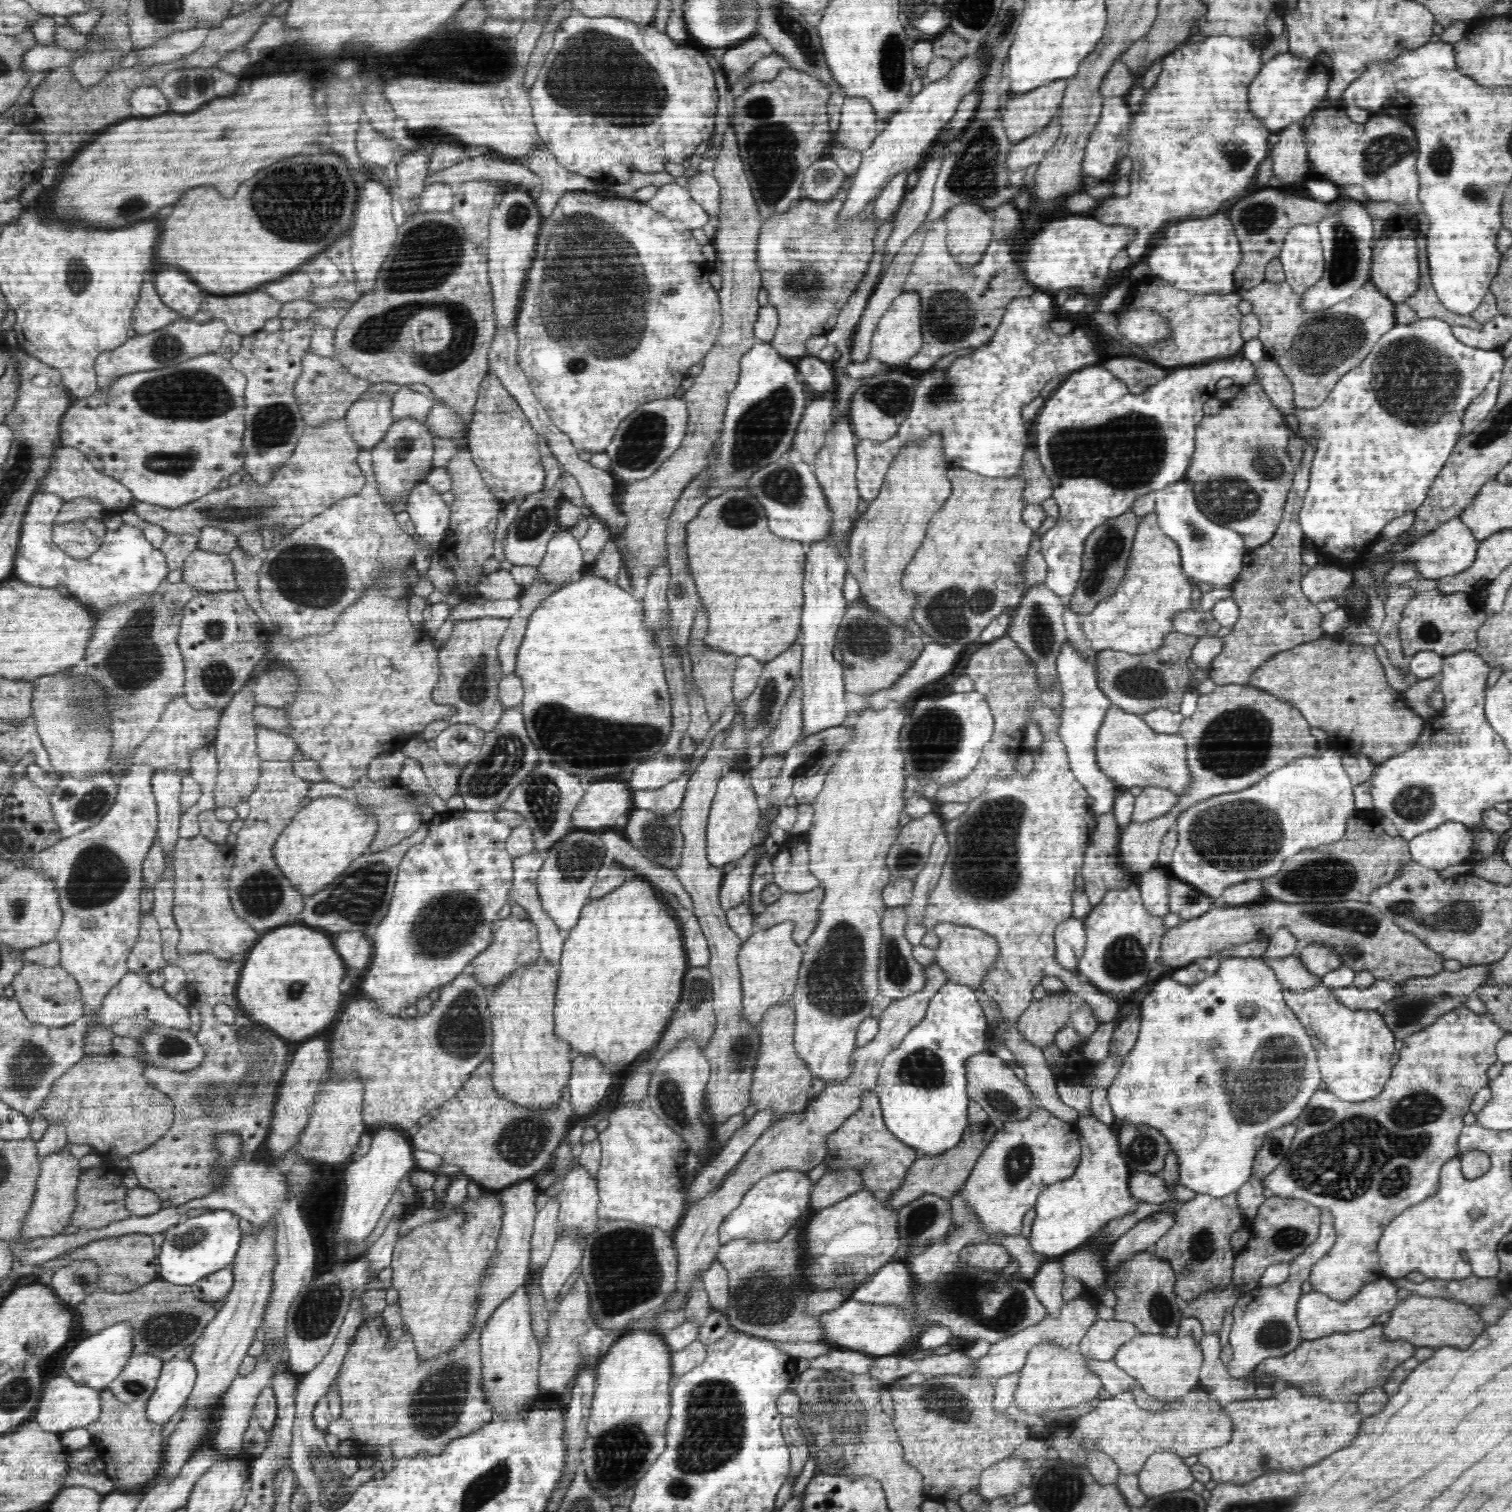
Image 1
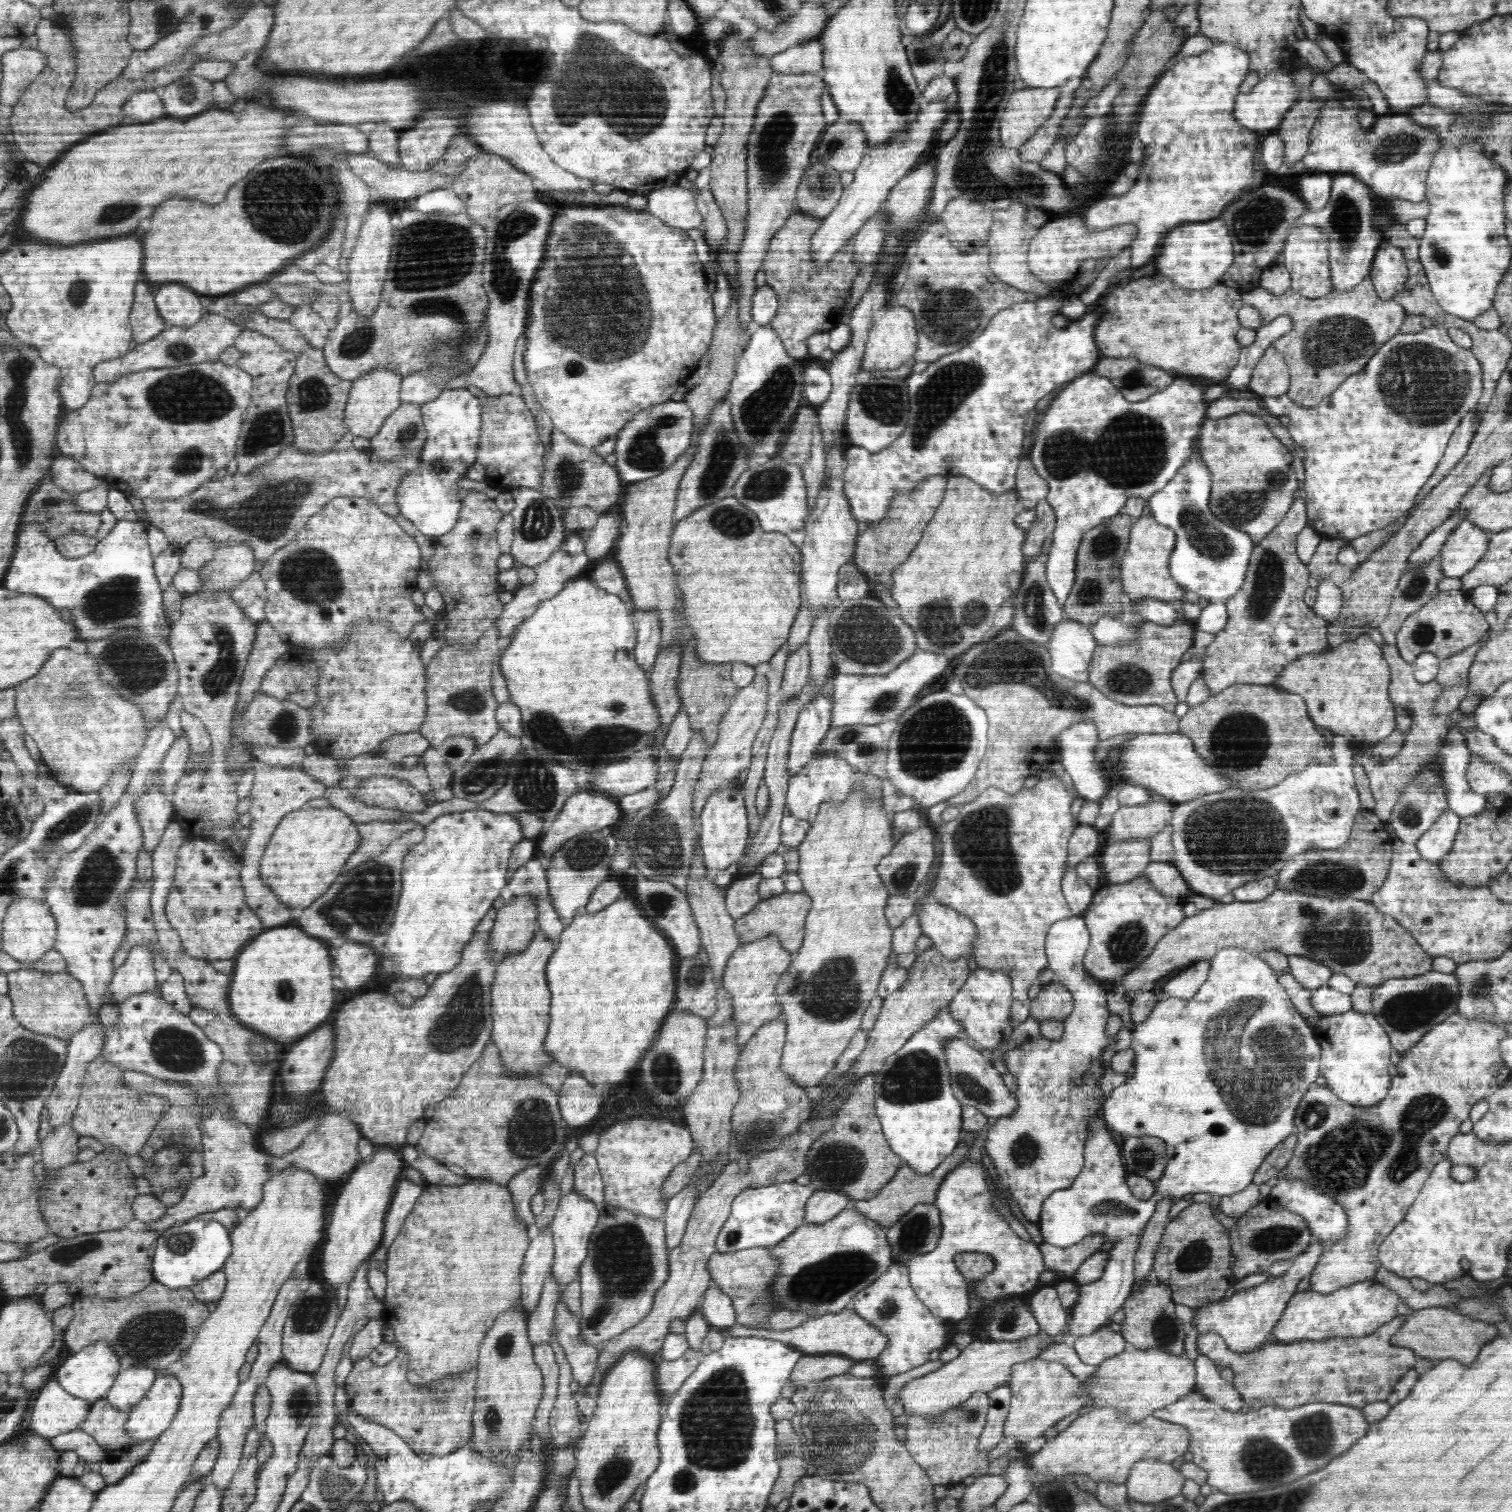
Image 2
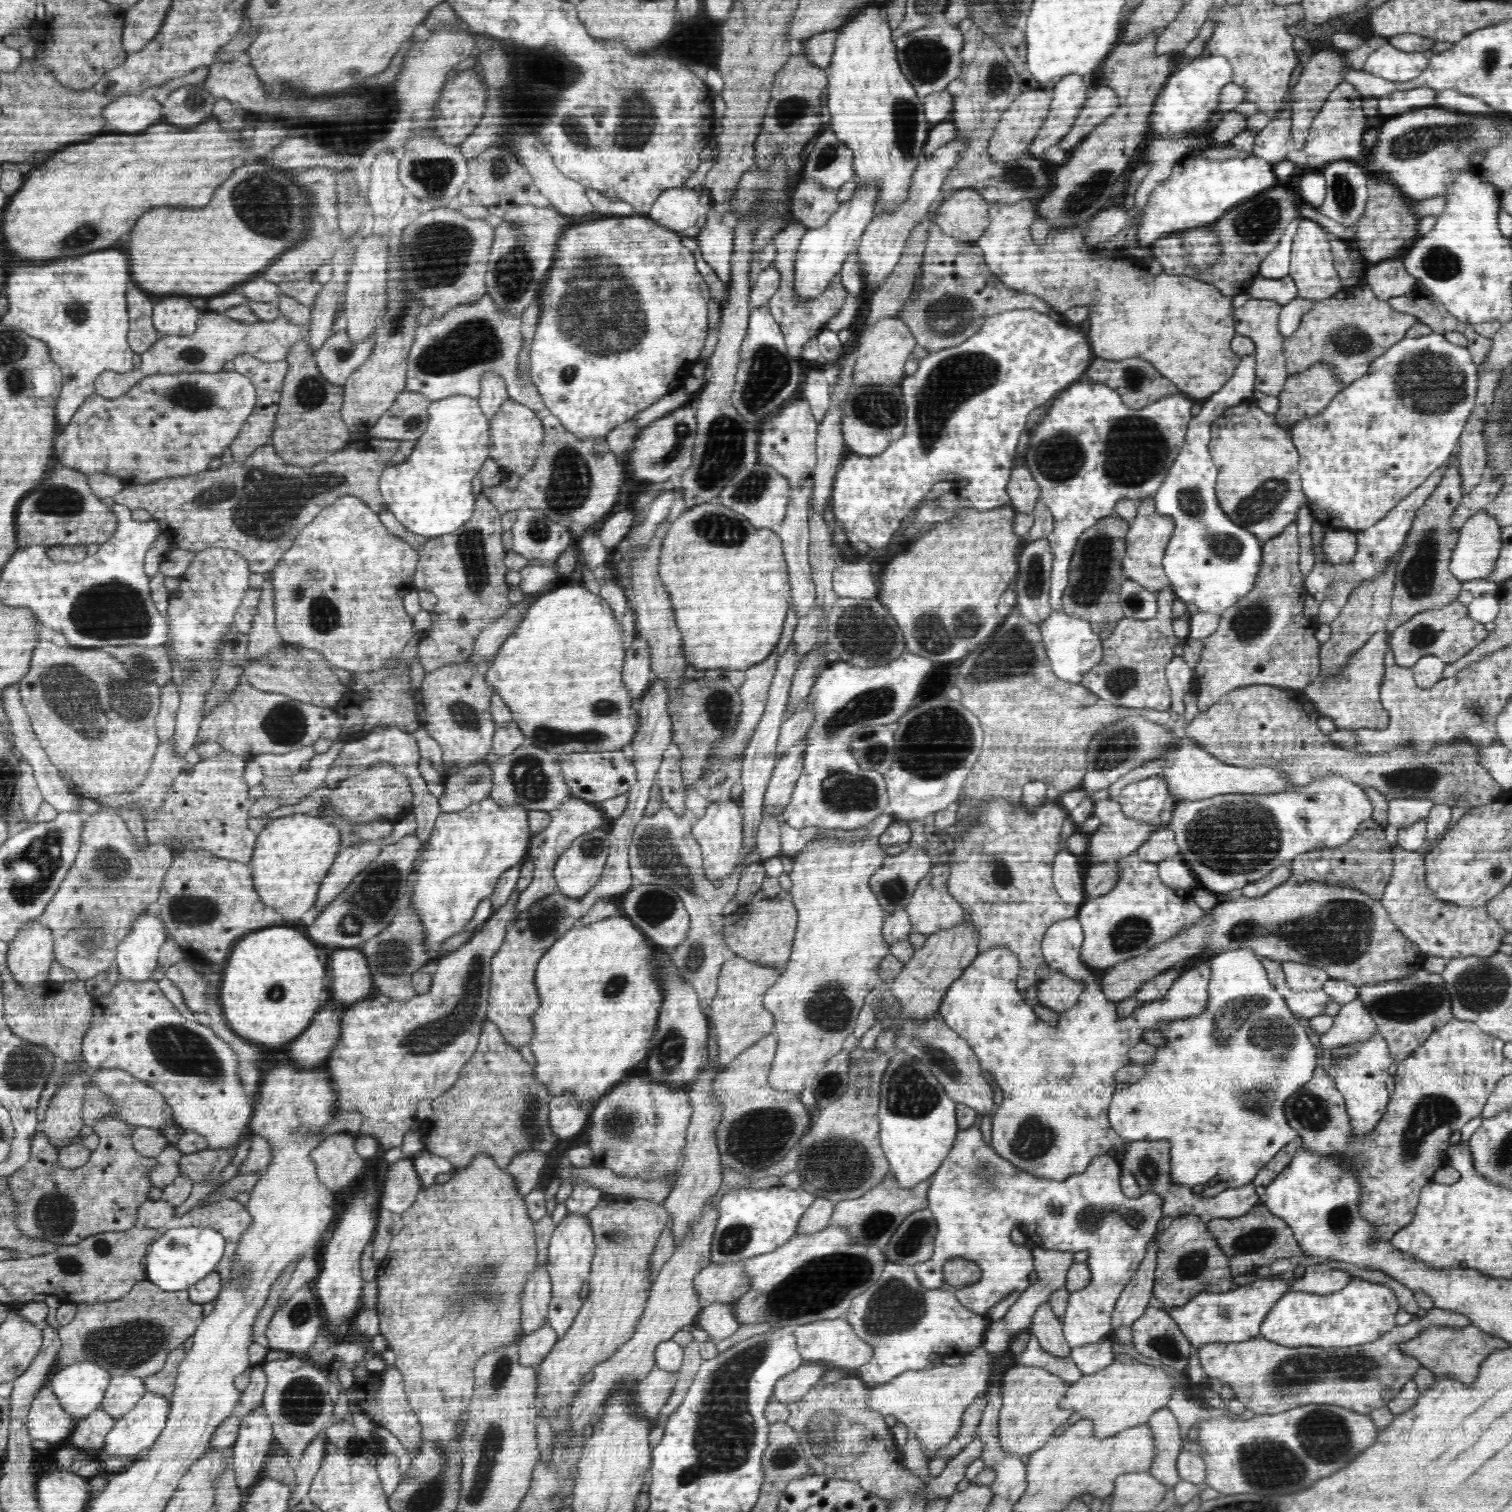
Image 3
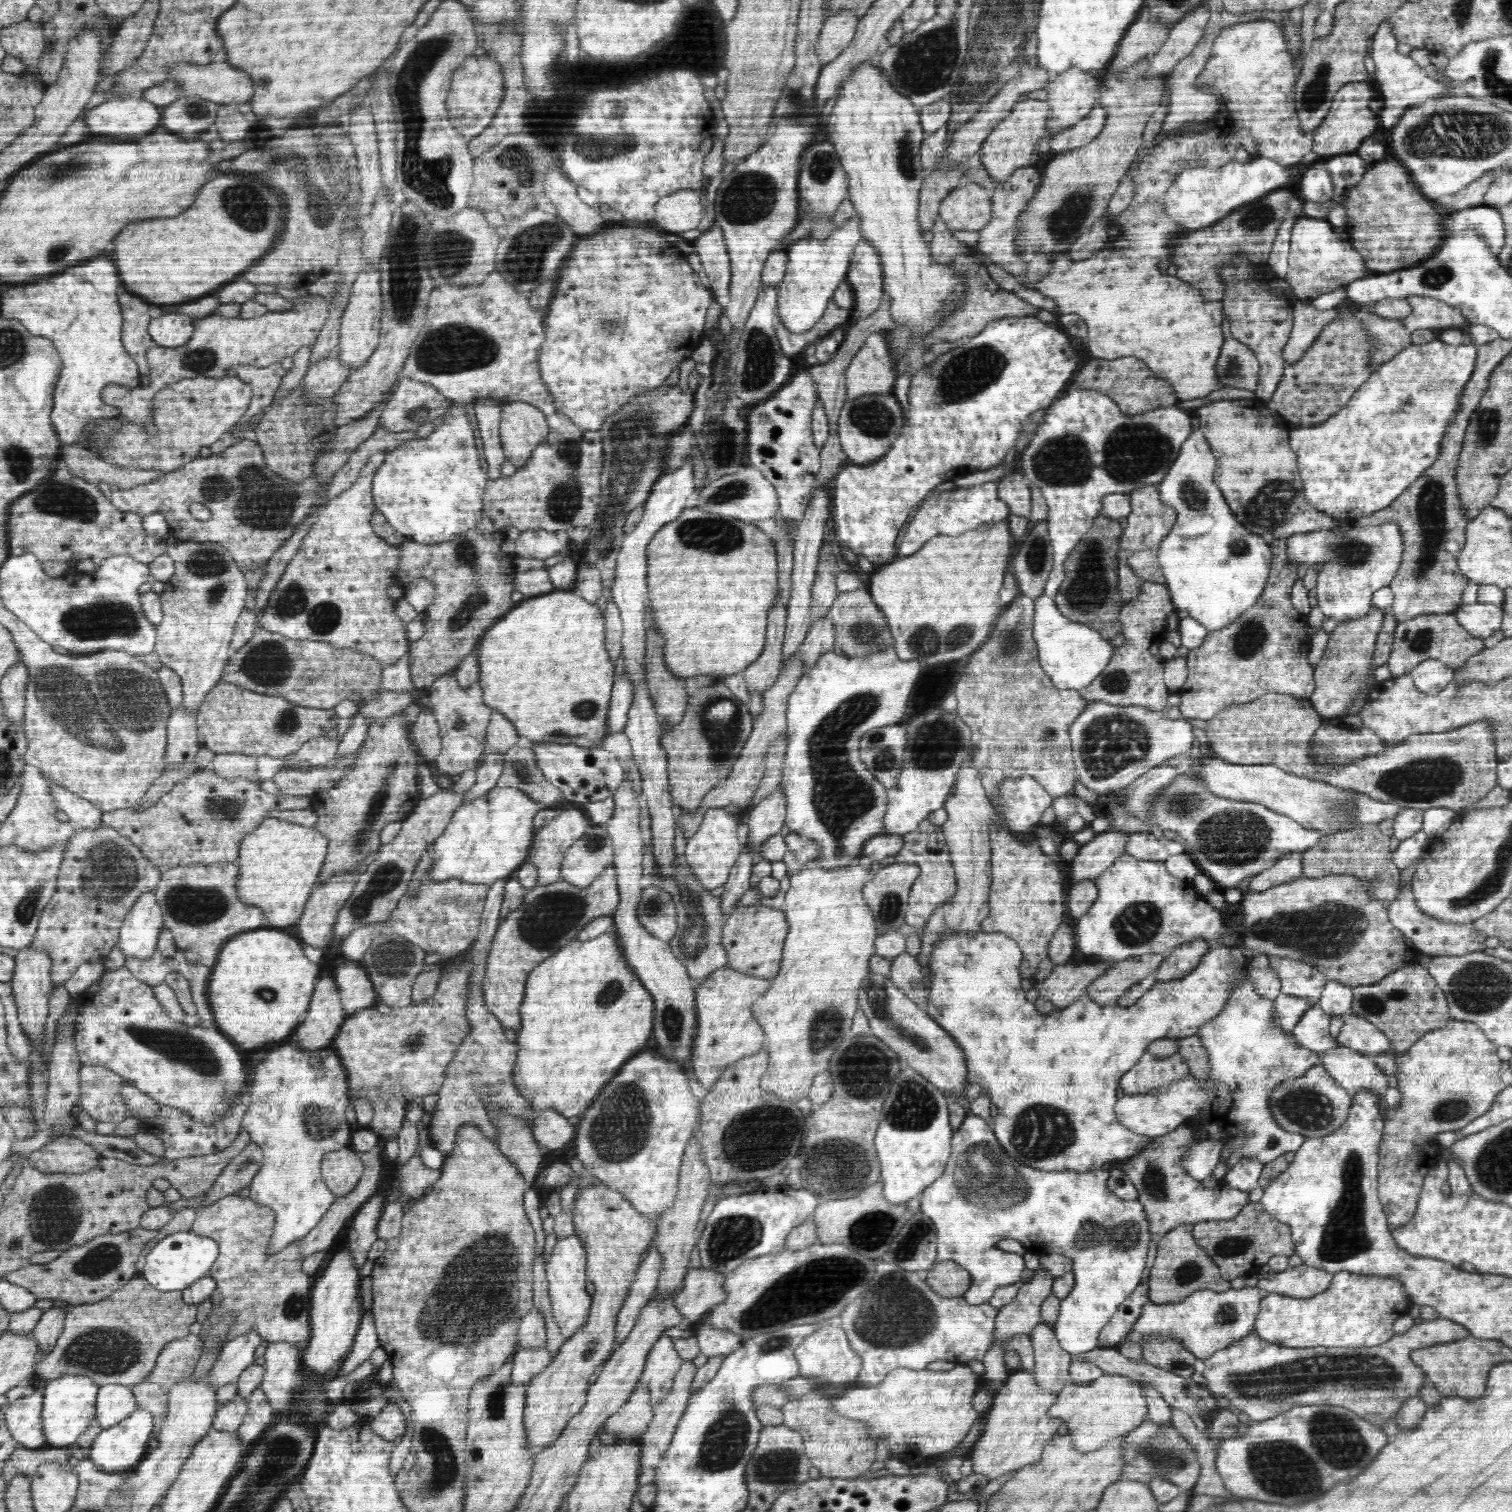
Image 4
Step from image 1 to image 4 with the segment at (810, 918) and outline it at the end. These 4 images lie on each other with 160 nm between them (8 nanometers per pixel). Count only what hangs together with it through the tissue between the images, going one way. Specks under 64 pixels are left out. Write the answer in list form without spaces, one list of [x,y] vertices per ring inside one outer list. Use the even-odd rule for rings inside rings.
[[[763,905],[741,906],[726,916],[722,943],[727,953],[728,968],[747,973],[748,976],[773,979],[780,968],[784,941],[789,926],[784,910]]]

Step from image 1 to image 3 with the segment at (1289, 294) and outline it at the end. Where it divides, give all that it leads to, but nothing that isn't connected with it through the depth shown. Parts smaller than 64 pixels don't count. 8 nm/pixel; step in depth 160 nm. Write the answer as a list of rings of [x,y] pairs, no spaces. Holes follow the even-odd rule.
[[[1364,281],[1352,287],[1342,286],[1334,296],[1316,300],[1301,319],[1297,332],[1285,338],[1283,353],[1288,374],[1299,374],[1319,362],[1328,363],[1346,388],[1368,372],[1376,357],[1408,336],[1408,330],[1417,323],[1416,316],[1396,312],[1388,301],[1378,299]]]

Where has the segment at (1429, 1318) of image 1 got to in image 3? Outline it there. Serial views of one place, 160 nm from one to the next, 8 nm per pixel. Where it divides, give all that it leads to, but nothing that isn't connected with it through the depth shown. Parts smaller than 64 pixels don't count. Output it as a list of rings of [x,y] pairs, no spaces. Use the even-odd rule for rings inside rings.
[[[1472,1324],[1464,1327],[1452,1328],[1451,1326],[1429,1325],[1414,1336],[1412,1340],[1400,1342],[1400,1350],[1408,1356],[1414,1357],[1422,1367],[1427,1368],[1438,1378],[1452,1376],[1456,1380],[1464,1380],[1464,1384],[1472,1384],[1480,1370],[1480,1364],[1500,1348],[1508,1348],[1509,1342],[1496,1336],[1482,1332]]]

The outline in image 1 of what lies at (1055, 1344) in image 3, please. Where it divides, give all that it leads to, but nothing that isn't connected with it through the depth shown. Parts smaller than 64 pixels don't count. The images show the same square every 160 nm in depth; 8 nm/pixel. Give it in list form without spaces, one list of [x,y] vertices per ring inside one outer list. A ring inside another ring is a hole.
[[[1062,1256],[1047,1257],[1031,1282],[1034,1295],[1045,1306],[1047,1316],[1060,1316],[1060,1310],[1065,1304],[1062,1297],[1065,1276],[1061,1260]]]

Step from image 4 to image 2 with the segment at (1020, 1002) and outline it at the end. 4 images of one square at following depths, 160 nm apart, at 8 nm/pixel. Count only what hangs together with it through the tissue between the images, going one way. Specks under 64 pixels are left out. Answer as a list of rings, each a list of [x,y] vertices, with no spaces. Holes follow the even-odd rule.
[[[1074,914],[1070,918],[1057,920],[1052,924],[1047,936],[1045,952],[1049,960],[1048,968],[1058,976],[1057,982],[1072,993],[1074,1010],[1068,1015],[1068,1018],[1063,1020],[1064,1032],[1060,1040],[1052,1040],[1040,1035],[1039,1038],[1025,1041],[1017,1048],[1012,1048],[1001,1055],[1008,1074],[1012,1074],[1018,1084],[1015,1091],[1018,1107],[1014,1114],[997,1118],[993,1126],[989,1128],[985,1140],[985,1149],[994,1163],[997,1178],[1000,1179],[997,1189],[990,1192],[994,1212],[1001,1214],[1010,1224],[1011,1229],[1028,1241],[1031,1240],[1030,1234],[1014,1218],[1008,1199],[1005,1198],[1003,1192],[1005,1190],[1006,1195],[1016,1201],[1026,1221],[1037,1224],[1043,1200],[1056,1190],[1069,1188],[1080,1175],[1085,1166],[1084,1150],[1085,1138],[1088,1137],[1088,1120],[1092,1120],[1092,1116],[1098,1116],[1098,1112],[1103,1109],[1104,1100],[1102,1100],[1100,1078],[1102,1078],[1102,1069],[1105,1067],[1102,1056],[1114,1040],[1114,1035],[1106,1033],[1108,1018],[1111,1015],[1106,1005],[1106,990],[1102,989],[1100,984],[1086,972],[1083,965],[1083,958],[1091,941],[1085,920],[1081,915]],[[1199,960],[1196,964],[1187,966],[1179,975],[1165,983],[1163,996],[1175,996],[1182,1000],[1190,1000],[1206,982],[1210,967],[1209,960]],[[973,967],[966,982],[953,996],[950,1011],[959,1024],[963,1024],[964,1034],[973,1046],[984,1053],[986,1050],[998,1050],[1014,1032],[1014,1026],[1009,1022],[1012,996],[1012,979],[1004,971]]]

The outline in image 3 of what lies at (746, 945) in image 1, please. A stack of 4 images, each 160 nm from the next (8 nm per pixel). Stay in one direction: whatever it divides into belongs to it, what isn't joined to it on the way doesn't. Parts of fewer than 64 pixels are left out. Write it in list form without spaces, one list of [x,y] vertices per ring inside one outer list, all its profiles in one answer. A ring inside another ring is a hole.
[[[735,956],[720,966],[717,991],[710,1004],[709,1024],[712,1024],[718,1044],[717,1058],[720,1072],[746,1048],[756,1044],[760,1036],[772,1032],[772,1014],[764,1008],[764,993],[780,978],[783,967],[756,964],[742,956]]]

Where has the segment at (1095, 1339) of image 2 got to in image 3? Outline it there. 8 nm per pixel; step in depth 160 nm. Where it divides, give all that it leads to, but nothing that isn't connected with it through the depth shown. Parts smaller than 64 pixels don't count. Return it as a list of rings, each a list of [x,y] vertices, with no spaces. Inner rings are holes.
[[[1109,1335],[1096,1344],[1086,1344],[1086,1346],[1076,1346],[1071,1349],[1071,1359],[1084,1375],[1094,1374],[1102,1368],[1106,1368],[1113,1363],[1114,1350],[1112,1346],[1113,1336]]]

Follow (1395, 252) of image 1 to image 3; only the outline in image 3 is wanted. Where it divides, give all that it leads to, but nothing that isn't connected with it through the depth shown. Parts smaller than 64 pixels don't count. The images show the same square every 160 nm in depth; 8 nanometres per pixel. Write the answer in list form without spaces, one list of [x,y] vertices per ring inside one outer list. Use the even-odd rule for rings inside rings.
[[[1404,258],[1381,261],[1364,272],[1364,282],[1380,300],[1387,301],[1394,296],[1410,292],[1417,280],[1404,267]]]

